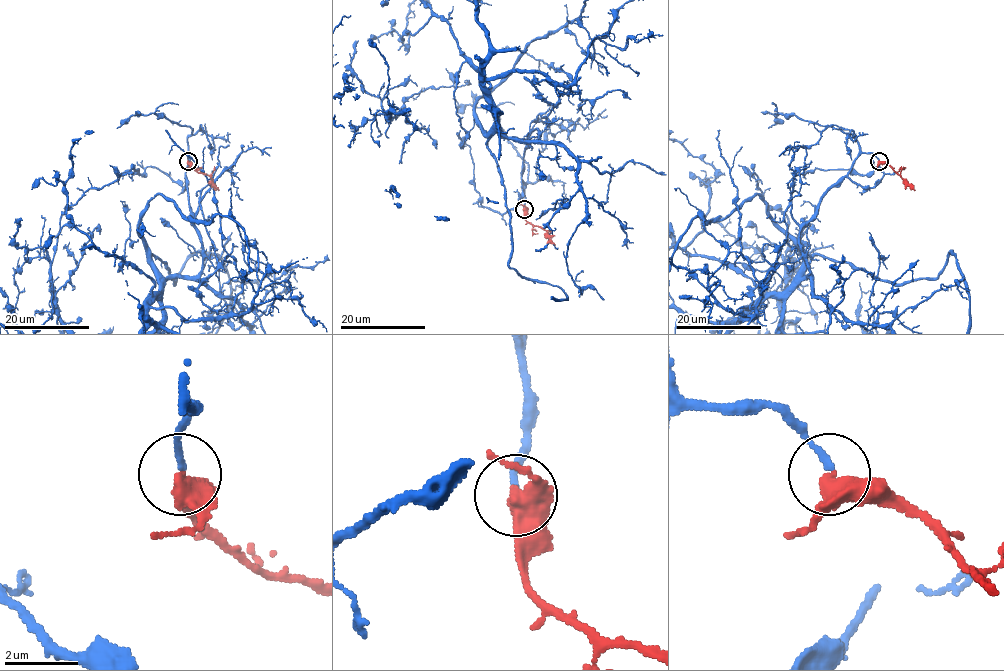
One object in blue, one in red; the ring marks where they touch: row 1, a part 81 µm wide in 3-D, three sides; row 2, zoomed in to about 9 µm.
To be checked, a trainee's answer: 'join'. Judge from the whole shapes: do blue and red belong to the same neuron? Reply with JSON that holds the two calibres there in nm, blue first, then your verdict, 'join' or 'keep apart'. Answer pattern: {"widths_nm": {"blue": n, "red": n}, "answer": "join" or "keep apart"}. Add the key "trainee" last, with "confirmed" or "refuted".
{"widths_nm": {"blue": 160, "red": 440}, "answer": "join", "trainee": "confirmed"}

